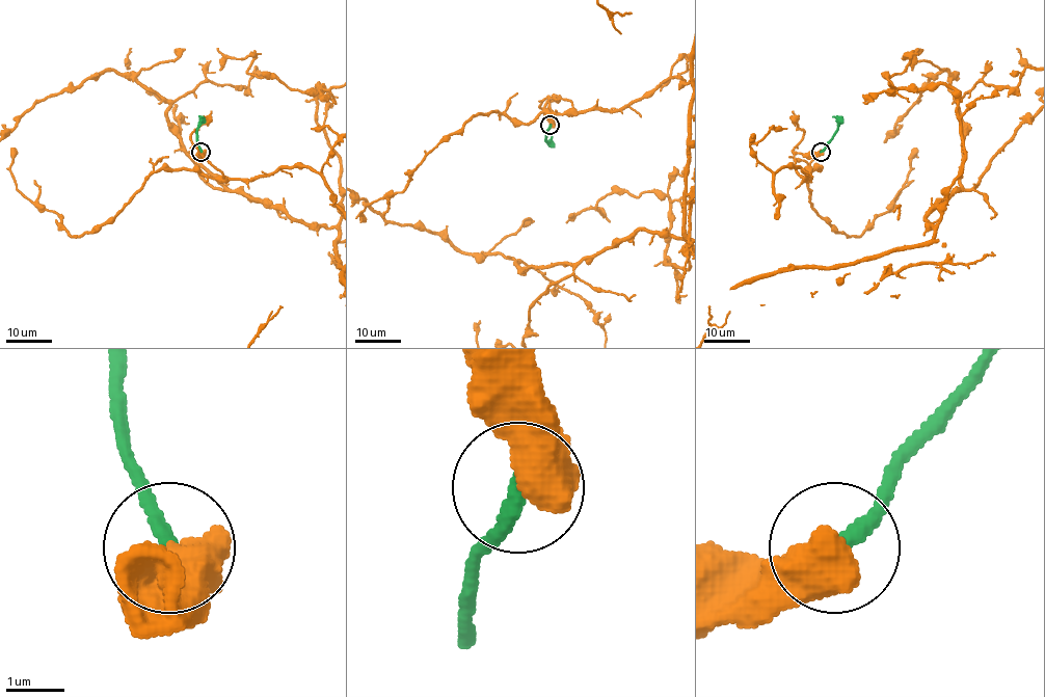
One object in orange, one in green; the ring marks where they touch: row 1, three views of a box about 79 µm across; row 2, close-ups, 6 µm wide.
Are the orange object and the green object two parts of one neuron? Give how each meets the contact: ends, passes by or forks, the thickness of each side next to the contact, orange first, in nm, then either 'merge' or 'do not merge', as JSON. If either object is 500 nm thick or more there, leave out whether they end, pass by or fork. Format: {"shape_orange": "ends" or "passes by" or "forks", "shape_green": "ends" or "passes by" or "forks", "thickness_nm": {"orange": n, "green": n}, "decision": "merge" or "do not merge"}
{"thickness_nm": {"orange": 750, "green": 300}, "decision": "merge"}

